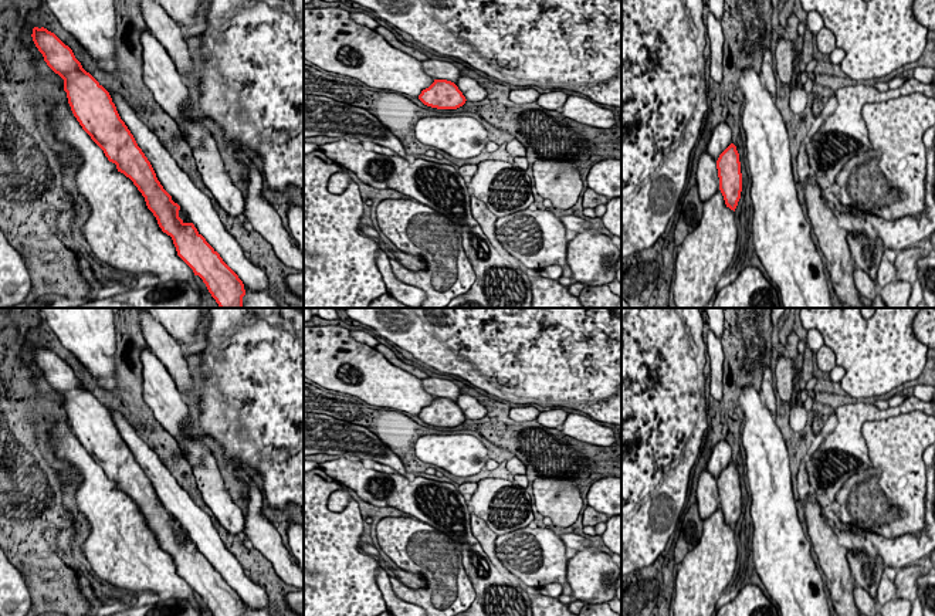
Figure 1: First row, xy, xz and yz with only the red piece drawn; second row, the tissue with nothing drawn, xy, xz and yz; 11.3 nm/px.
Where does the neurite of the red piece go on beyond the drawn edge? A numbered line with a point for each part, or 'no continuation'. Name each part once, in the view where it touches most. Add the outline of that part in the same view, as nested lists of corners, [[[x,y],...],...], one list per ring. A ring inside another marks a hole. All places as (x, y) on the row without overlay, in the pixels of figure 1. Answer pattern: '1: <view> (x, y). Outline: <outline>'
1: xy (200, 528). Outline: [[[119,412],[109,413],[121,437],[150,480],[157,498],[189,532],[199,552],[201,552],[214,569],[220,572],[223,579],[238,593],[245,605],[251,609],[268,612],[270,598],[265,589],[245,576],[243,565],[221,541],[218,531],[213,525],[211,517],[177,484],[170,470],[162,464],[157,454],[148,443],[136,434],[136,430],[126,422],[125,416]]]

